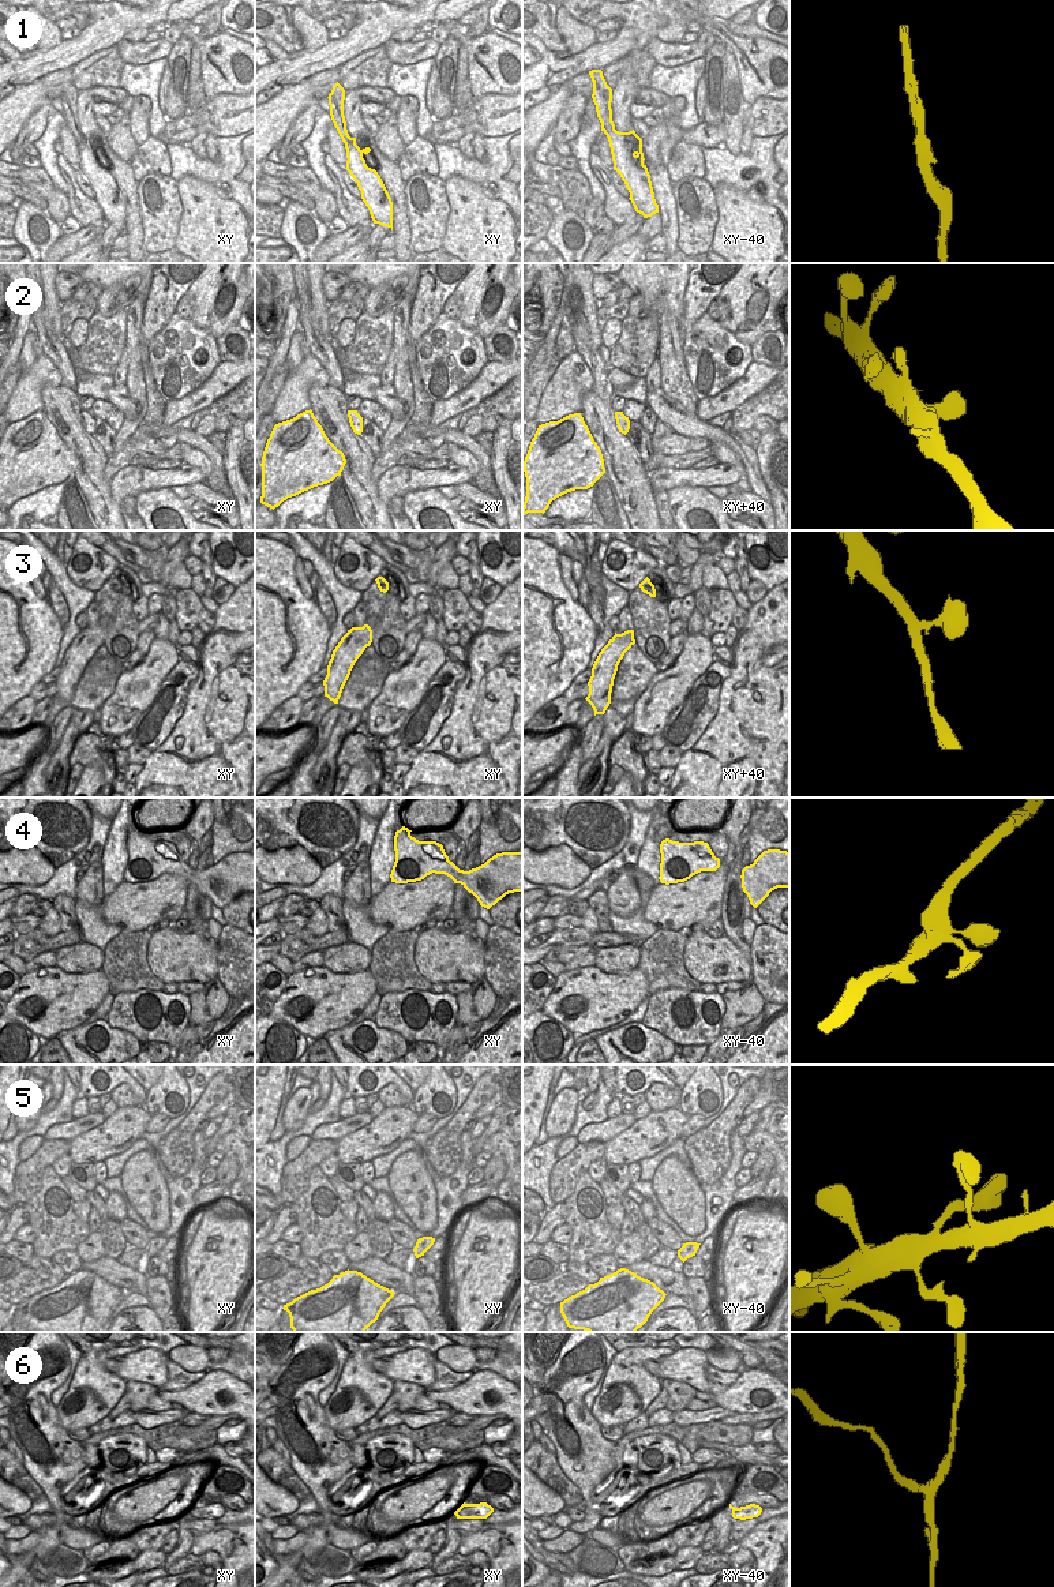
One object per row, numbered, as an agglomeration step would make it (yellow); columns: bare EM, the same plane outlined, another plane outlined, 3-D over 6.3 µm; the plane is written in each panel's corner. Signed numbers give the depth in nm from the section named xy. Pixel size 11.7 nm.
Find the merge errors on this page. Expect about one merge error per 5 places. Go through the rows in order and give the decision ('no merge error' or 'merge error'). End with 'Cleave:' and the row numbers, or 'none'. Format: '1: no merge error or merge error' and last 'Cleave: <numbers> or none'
1: no merge error
2: no merge error
3: no merge error
4: no merge error
5: no merge error
6: no merge error
Cleave: none

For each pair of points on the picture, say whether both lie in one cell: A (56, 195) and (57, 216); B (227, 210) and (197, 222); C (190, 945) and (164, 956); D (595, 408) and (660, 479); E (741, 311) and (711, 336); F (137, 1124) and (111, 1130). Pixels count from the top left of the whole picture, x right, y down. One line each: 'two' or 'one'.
A: one
B: one
C: one
D: two
E: two
F: one

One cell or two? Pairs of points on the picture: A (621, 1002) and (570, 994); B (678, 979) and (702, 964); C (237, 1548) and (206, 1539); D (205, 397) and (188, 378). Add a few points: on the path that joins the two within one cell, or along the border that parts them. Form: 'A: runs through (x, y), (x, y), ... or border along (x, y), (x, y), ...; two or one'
A: runs through (608, 1000), (582, 1000); one
B: border along (685, 942), (683, 968), (701, 983); two
C: runs through (229, 1541), (214, 1539); one
D: border along (218, 363), (199, 386), (180, 398), (168, 400); two

